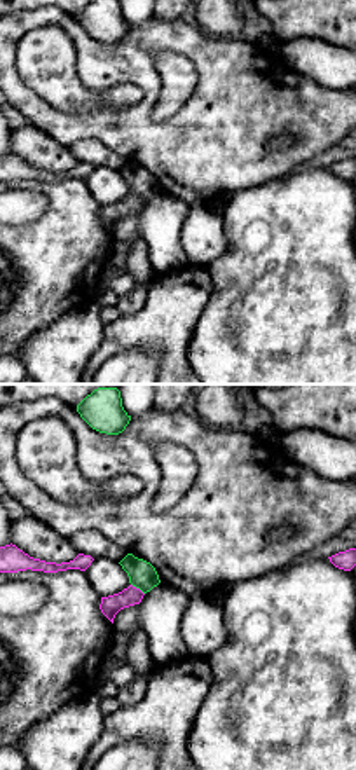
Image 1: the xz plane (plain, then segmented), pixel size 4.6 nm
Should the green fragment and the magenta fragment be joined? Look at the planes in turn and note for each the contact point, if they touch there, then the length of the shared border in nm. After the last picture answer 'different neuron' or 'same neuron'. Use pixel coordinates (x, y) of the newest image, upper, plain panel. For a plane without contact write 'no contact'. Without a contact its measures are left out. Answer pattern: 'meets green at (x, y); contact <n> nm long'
meets green at (138, 196); contact 80 nm long

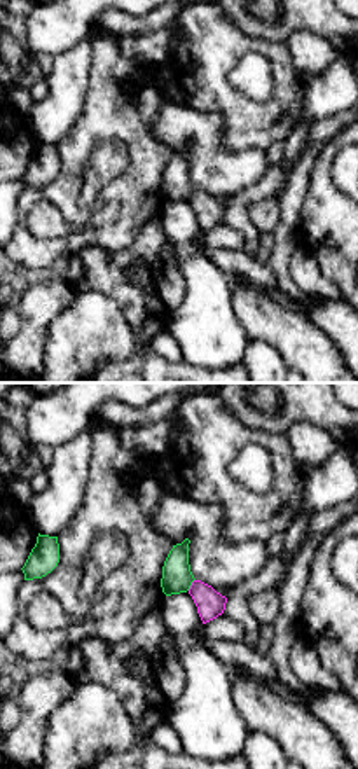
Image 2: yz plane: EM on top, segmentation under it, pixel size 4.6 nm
meets green at (191, 193); contact 70 nm long

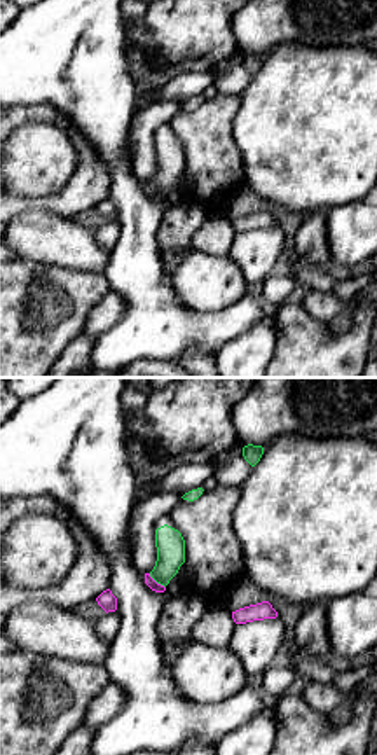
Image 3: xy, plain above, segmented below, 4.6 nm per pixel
meets green at (157, 191); contact 100 nm long

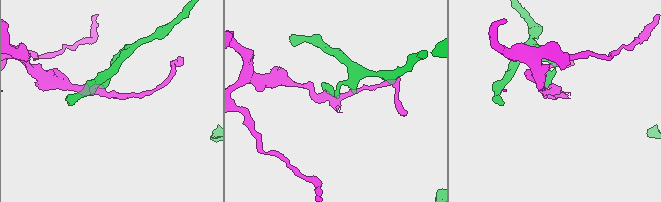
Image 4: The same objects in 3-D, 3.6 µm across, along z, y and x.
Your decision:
different neuron

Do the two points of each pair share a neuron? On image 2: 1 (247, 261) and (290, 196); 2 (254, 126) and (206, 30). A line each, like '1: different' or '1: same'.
1: different
2: same

